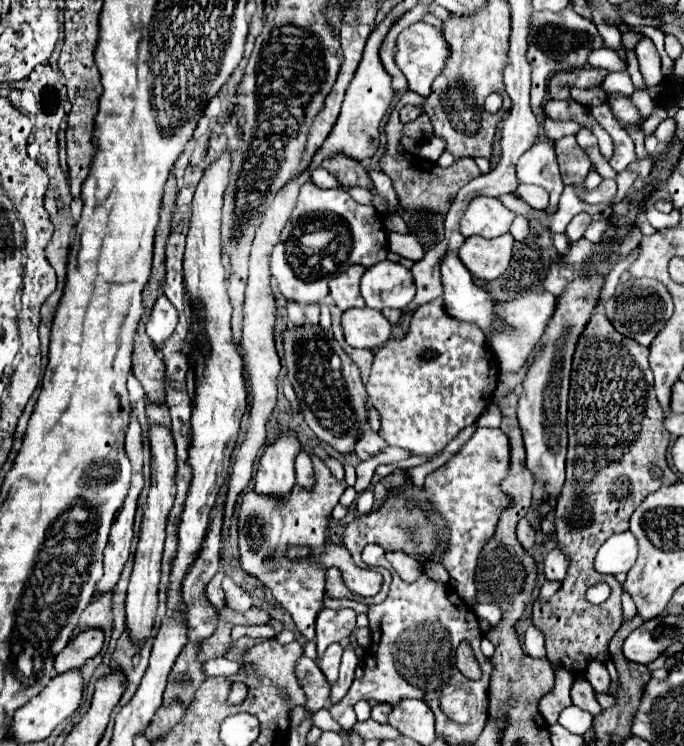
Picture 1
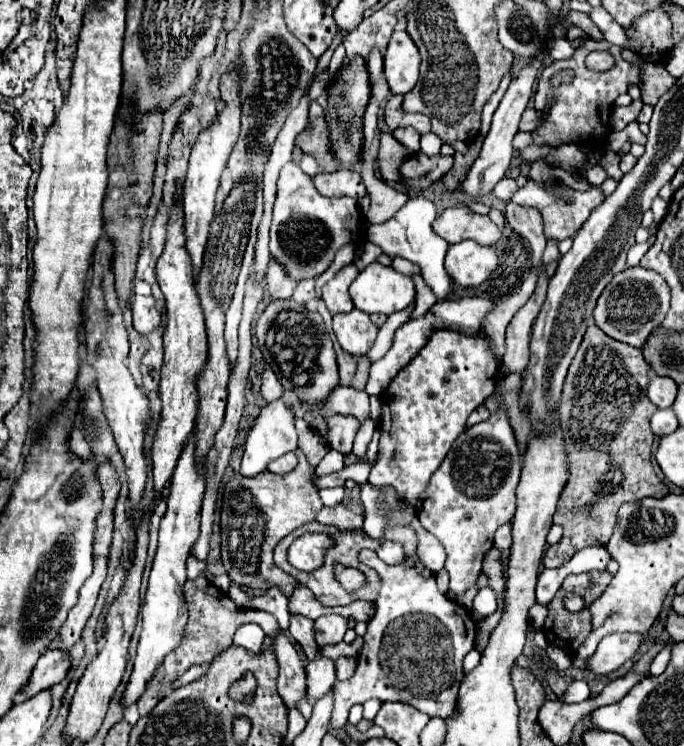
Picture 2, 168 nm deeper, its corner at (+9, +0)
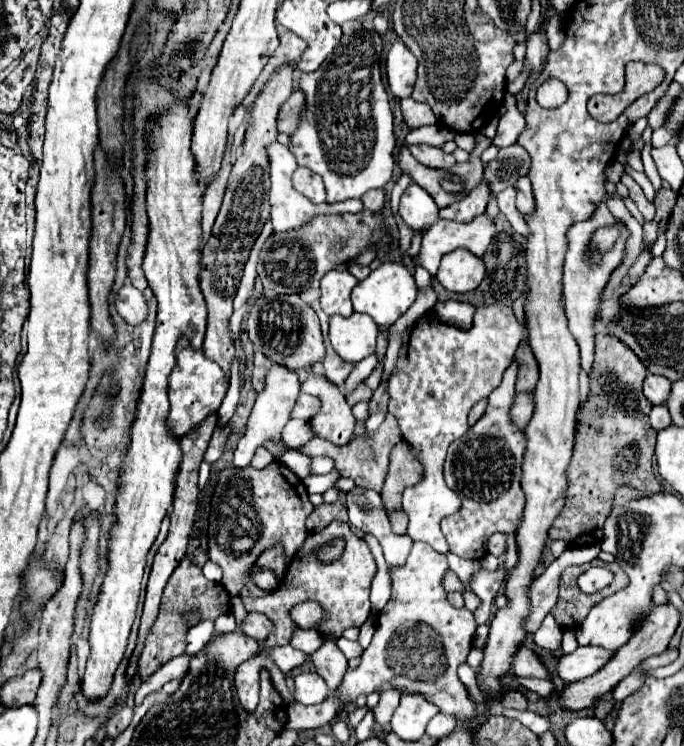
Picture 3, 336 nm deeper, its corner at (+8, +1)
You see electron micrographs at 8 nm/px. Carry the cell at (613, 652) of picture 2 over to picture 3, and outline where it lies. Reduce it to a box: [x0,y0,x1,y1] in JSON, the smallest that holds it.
[558,645,616,683]

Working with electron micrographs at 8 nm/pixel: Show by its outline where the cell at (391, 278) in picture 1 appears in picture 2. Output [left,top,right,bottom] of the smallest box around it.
[349,264,415,314]

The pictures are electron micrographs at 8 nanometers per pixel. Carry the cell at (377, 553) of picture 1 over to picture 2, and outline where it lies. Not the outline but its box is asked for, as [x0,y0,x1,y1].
[331,550,477,726]

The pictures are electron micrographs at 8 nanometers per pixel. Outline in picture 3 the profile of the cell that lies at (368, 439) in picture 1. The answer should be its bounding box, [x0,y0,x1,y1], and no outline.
[302,369,356,445]

